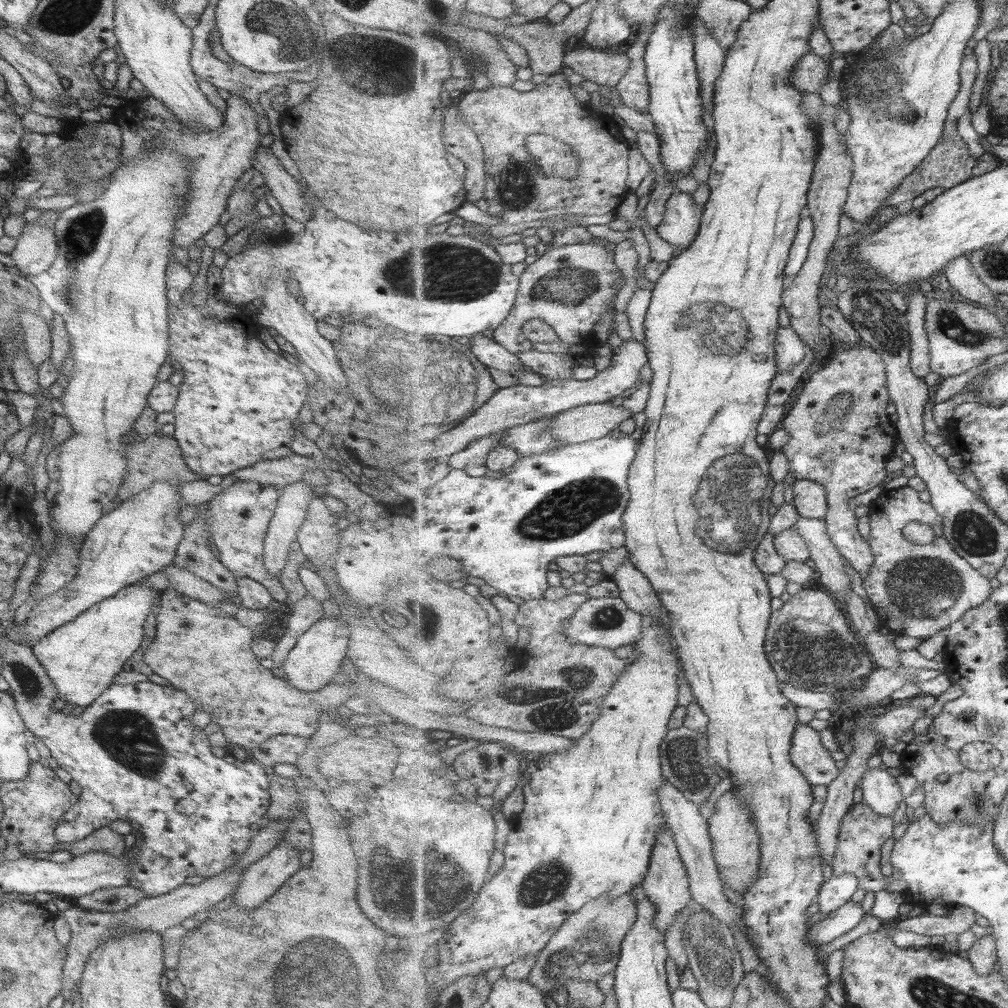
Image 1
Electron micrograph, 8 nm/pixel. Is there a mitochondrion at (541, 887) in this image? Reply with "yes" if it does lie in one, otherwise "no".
yes

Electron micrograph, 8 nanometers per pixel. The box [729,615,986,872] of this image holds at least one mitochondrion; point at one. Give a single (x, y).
(814, 657)

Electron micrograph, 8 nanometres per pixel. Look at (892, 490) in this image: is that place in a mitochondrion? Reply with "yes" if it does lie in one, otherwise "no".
no

